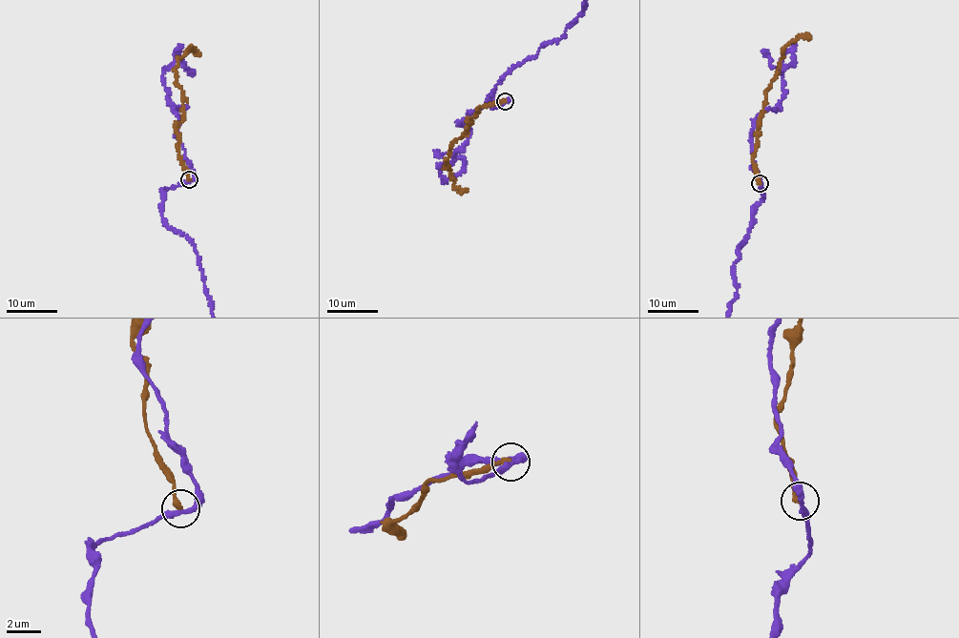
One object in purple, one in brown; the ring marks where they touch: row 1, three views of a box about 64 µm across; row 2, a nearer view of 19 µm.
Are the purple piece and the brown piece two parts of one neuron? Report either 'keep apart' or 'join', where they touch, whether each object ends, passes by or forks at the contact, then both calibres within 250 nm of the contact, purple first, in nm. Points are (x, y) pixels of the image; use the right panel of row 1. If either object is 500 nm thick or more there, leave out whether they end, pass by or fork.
keep apart | (760, 183) | purple passes by | brown ends | 280/320 nm

